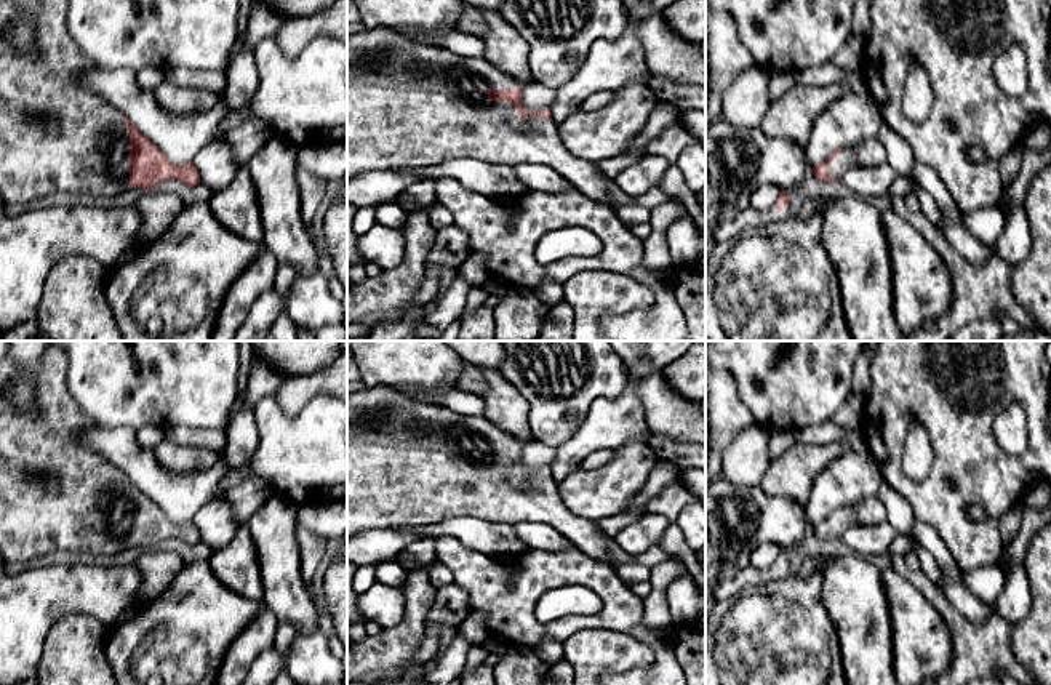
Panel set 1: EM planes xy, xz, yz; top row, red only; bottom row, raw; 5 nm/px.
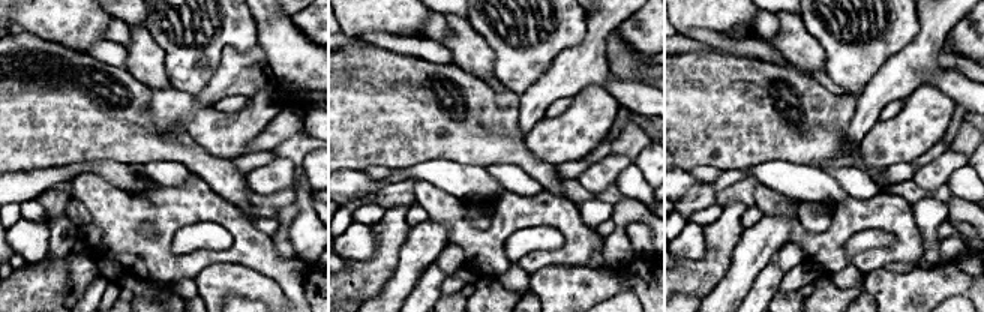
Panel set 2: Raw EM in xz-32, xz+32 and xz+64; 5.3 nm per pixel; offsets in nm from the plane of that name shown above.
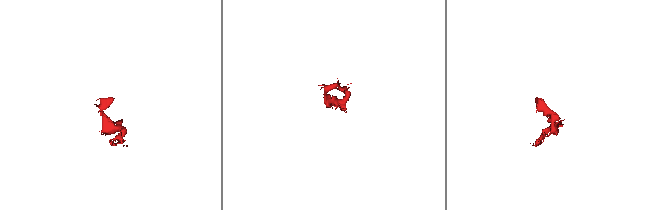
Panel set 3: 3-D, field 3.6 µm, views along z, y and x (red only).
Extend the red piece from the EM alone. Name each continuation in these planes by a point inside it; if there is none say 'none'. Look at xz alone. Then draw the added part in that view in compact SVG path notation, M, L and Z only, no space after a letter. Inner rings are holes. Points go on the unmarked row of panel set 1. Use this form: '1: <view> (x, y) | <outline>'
1: xz (410, 463) | M376 384L347 394L347 538L370 528L421 528L464 515L510 525L544 522L581 552L616 568L609 554L613 538L598 522L573 514L555 482L522 475L512 463L488 458L490 448L518 445L485 416L461 415L394 386Z

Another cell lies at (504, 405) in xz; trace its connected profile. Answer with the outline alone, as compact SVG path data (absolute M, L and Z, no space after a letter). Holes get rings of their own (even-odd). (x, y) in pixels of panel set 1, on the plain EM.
M482 368L482 371L488 383L488 391L480 394L485 402L485 418L520 442L531 440L526 399L501 371L493 368Z

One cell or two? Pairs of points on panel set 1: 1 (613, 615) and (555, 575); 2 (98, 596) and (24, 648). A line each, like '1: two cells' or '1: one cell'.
1: one cell
2: one cell

